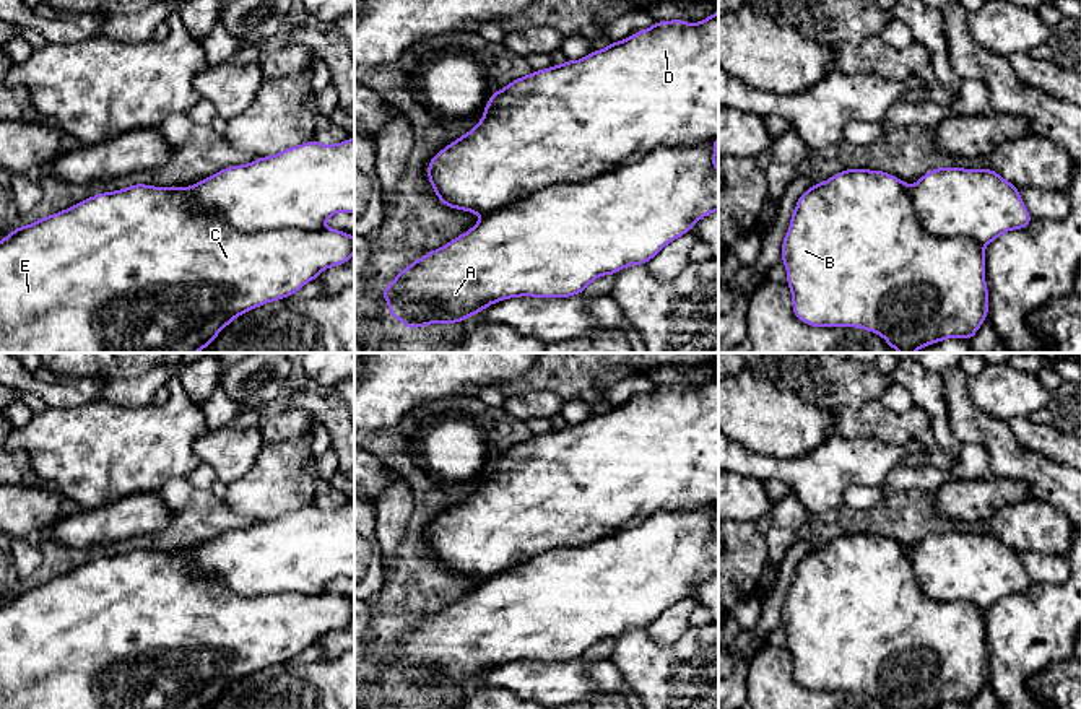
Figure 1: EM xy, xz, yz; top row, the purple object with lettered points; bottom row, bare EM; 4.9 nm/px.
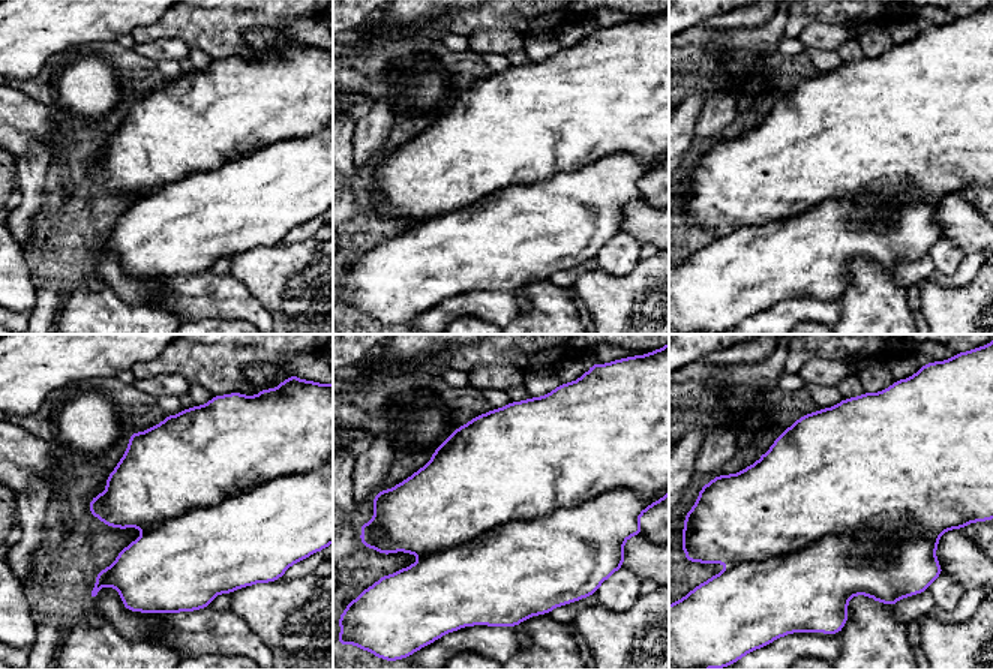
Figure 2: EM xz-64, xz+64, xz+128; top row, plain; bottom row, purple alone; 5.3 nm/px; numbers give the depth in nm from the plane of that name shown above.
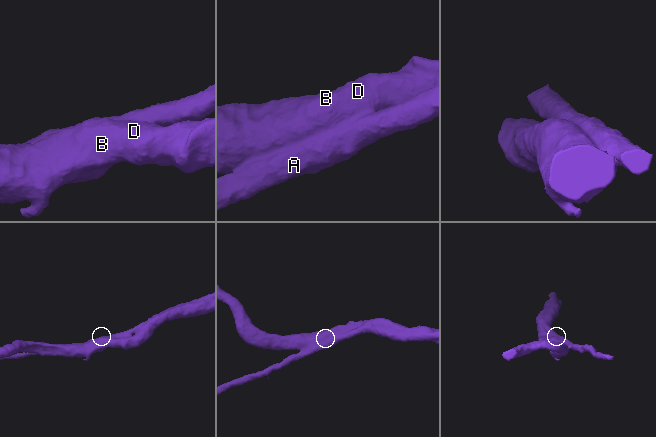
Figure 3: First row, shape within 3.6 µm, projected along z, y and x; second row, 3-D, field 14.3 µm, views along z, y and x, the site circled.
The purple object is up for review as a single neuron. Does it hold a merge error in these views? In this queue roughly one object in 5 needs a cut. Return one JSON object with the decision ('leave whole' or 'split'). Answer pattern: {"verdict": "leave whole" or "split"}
{"verdict": "leave whole"}

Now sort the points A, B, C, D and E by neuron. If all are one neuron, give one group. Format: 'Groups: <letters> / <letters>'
Groups: A B C D E

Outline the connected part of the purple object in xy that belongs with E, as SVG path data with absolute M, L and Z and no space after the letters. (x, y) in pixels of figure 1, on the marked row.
M354 137L335 145L317 140L289 146L249 164L229 166L190 187L128 185L102 192L63 211L15 228L0 241L0 353L197 353L210 346L236 317L271 301L293 296L304 285L354 255L354 237L325 228L335 213L354 213Z

